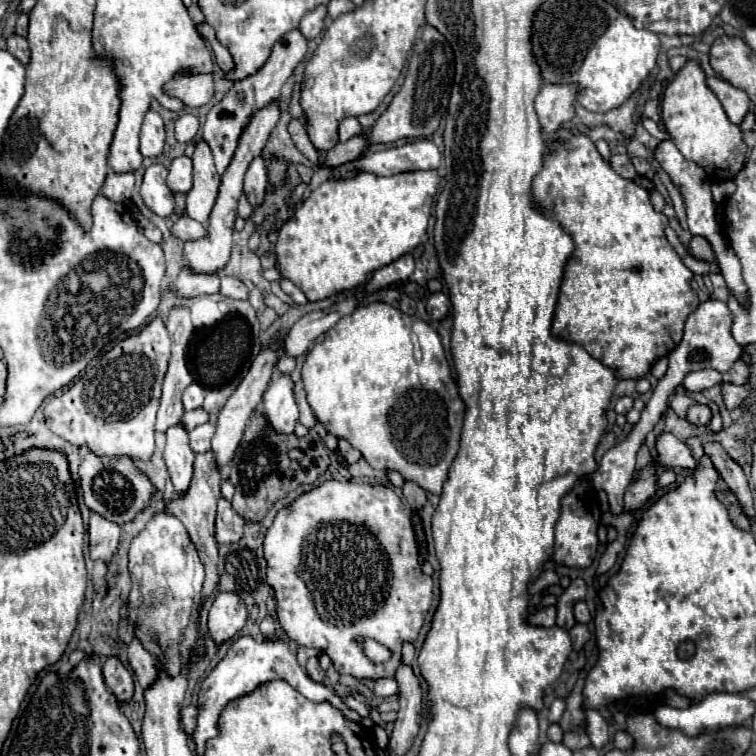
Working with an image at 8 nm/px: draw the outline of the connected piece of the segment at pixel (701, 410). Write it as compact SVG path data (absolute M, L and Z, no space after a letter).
M699 403L689 405L689 409L687 409L687 421L689 421L691 425L707 425L709 419L711 419L709 407L699 405Z

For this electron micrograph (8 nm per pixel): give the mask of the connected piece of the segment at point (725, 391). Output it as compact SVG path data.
M727 381L721 383L721 395L723 395L727 409L737 409L739 405L743 405L743 401L751 395L751 391L753 391L753 387L751 387L749 381L743 383L743 385L727 383Z

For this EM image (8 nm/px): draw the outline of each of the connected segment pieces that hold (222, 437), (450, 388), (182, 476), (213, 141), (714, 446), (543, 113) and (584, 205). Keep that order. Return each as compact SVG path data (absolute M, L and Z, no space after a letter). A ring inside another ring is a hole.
M279 343L279 347L277 347L277 353L273 351L273 347L263 349L263 351L255 357L255 361L251 363L249 373L243 377L243 381L239 383L239 387L233 391L233 395L227 399L227 403L225 403L223 409L219 411L217 431L215 431L213 445L211 445L211 451L213 451L213 455L215 455L215 465L217 465L219 469L225 467L225 465L231 461L231 455L235 455L235 449L237 449L241 437L243 437L243 429L245 429L247 421L251 419L251 415L257 411L257 407L259 407L261 399L263 399L263 393L265 393L265 389L267 389L267 385L269 385L269 381L271 381L271 377L273 377L273 373L275 373L275 361L277 361L279 355L283 355L281 343Z
M387 303L357 307L351 315L343 315L343 319L313 345L305 357L301 377L307 401L327 433L349 441L375 471L399 471L407 481L441 495L449 465L459 451L465 403L457 391L435 329Z
M175 423L175 427L169 427L165 435L167 435L167 443L163 451L163 461L167 465L175 493L183 495L189 489L195 453L189 447L189 435L181 423Z
M297 29L289 31L287 35L283 35L273 45L273 51L271 51L271 57L267 59L267 63L255 75L249 75L247 79L235 81L235 85L231 87L231 91L217 105L213 105L211 111L207 113L207 121L203 125L203 139L211 147L211 153L215 157L215 167L217 167L219 175L223 175L225 169L227 169L227 165L231 163L231 159L235 155L235 149L239 145L239 139L241 139L245 127L253 119L253 113L279 99L281 87L291 77L293 69L301 63L303 55L307 51L307 43L309 41Z
M705 443L705 453L713 459L715 469L725 479L731 493L739 499L739 505L743 507L743 513L753 521L755 519L755 509L753 509L751 489L749 489L749 483L747 483L747 477L745 477L743 469L725 453L725 449L719 443Z
M541 85L535 99L535 111L545 135L553 135L575 115L575 95L577 85Z
M573 135L567 141L549 139L543 169L535 175L531 193L537 209L557 221L575 243L559 287L551 327L553 337L585 347L589 355L617 369L617 377L621 379L645 377L659 357L669 355L679 345L685 319L699 305L689 285L693 273L683 265L665 237L669 219L653 209L645 187L623 179L609 167L587 135Z

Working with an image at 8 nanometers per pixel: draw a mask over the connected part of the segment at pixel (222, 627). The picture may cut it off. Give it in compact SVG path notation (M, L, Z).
M217 593L209 617L207 617L207 633L209 637L221 645L227 639L233 639L235 633L245 625L247 609L245 603L235 593Z

